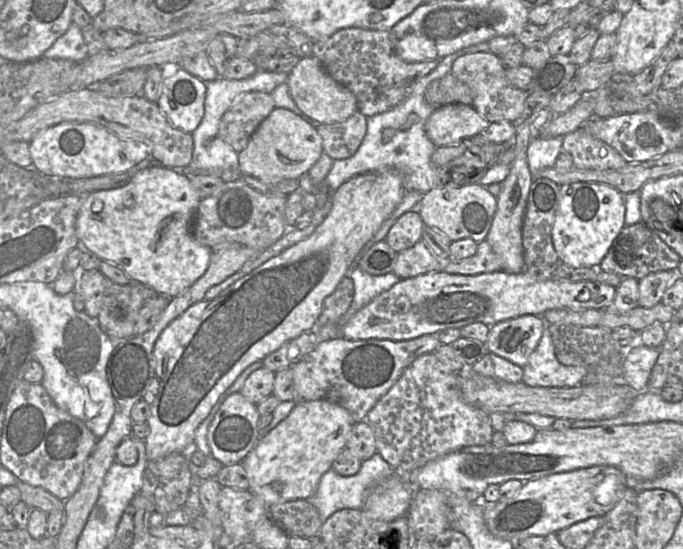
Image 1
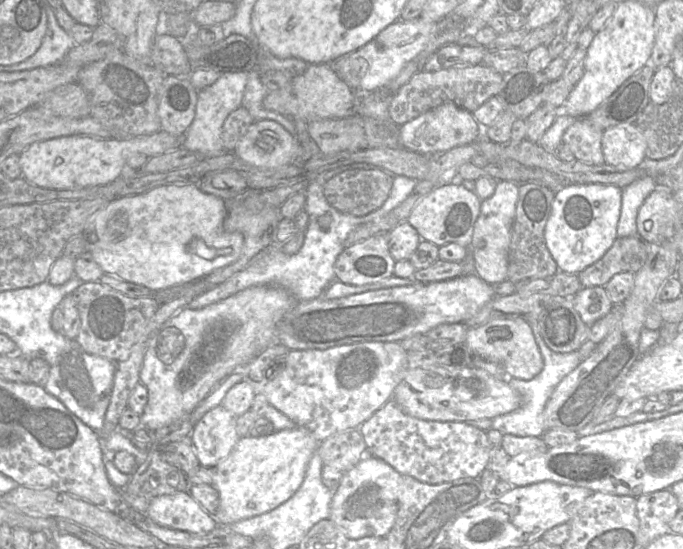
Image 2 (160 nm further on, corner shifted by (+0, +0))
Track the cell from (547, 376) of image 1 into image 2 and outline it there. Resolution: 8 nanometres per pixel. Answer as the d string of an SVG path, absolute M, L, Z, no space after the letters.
M527 318L526 321L532 329L538 350L543 359L542 371L532 380L524 381L514 379L508 375L509 386L517 391L521 397L520 406L512 412L492 418L491 428L504 434L511 434L520 437L535 436L542 437L546 432L544 424L544 409L553 390L562 379L576 369L586 358L578 352L559 354L552 352L545 344L538 326L537 318Z

